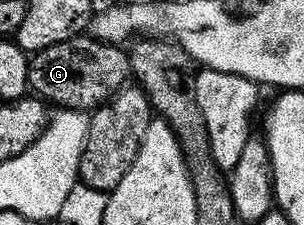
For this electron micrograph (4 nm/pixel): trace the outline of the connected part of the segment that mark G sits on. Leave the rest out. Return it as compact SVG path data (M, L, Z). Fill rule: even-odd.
M82 33L75 39L59 41L59 45L34 51L29 61L30 88L42 100L57 103L53 105L58 108L92 112L106 103L113 92L126 86L130 78L129 56L121 50L116 43L105 43Z

